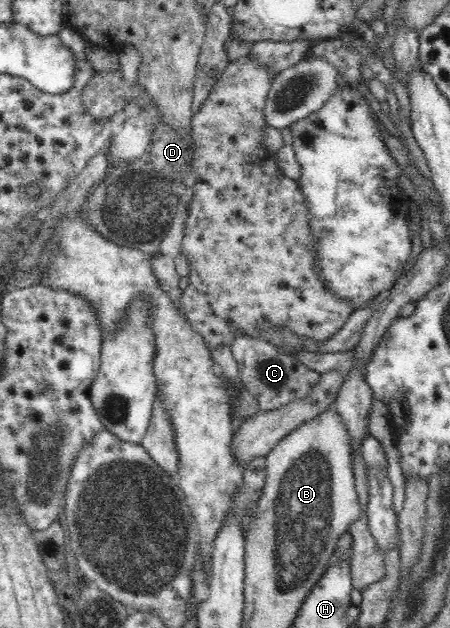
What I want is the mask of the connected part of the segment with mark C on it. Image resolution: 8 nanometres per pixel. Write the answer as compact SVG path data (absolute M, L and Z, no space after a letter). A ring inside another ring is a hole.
M237 333L231 341L230 349L238 363L242 384L257 398L263 411L277 410L291 401L305 397L319 381L319 372L299 362L295 356L289 356L284 350L277 349L267 339Z

